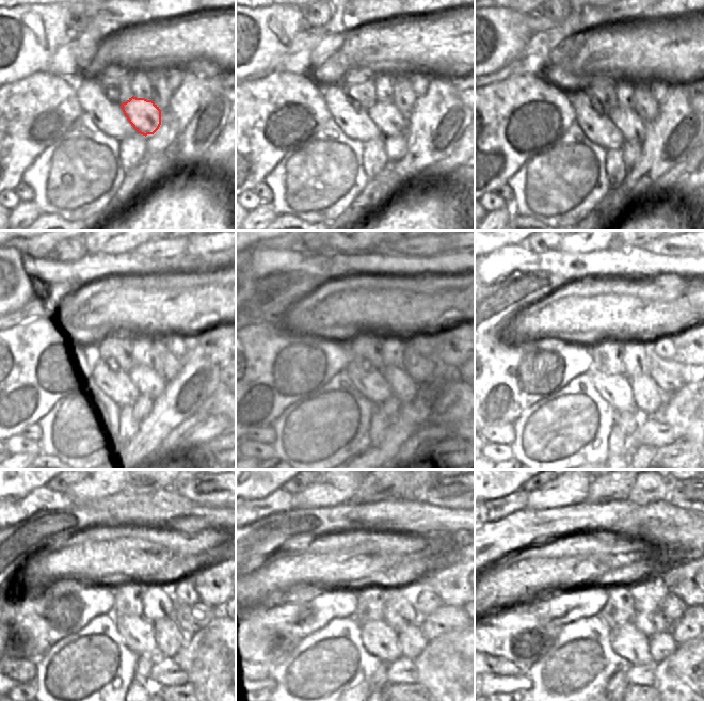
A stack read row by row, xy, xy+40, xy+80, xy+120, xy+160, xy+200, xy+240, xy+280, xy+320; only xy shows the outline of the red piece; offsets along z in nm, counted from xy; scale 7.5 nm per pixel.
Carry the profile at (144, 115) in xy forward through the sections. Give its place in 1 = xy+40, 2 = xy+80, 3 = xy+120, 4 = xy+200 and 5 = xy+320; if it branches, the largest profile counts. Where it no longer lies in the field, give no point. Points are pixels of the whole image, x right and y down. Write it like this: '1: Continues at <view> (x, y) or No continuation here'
1: Continues at xy+40 (386, 116)
2: Continues at xy+80 (633, 128)
3: Continues at xy+120 (148, 381)
4: Continues at xy+200 (649, 398)
5: Continues at xy+320 (661, 644)

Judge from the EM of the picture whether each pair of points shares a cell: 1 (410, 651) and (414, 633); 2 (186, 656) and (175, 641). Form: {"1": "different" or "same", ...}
{"1": "same", "2": "different"}

